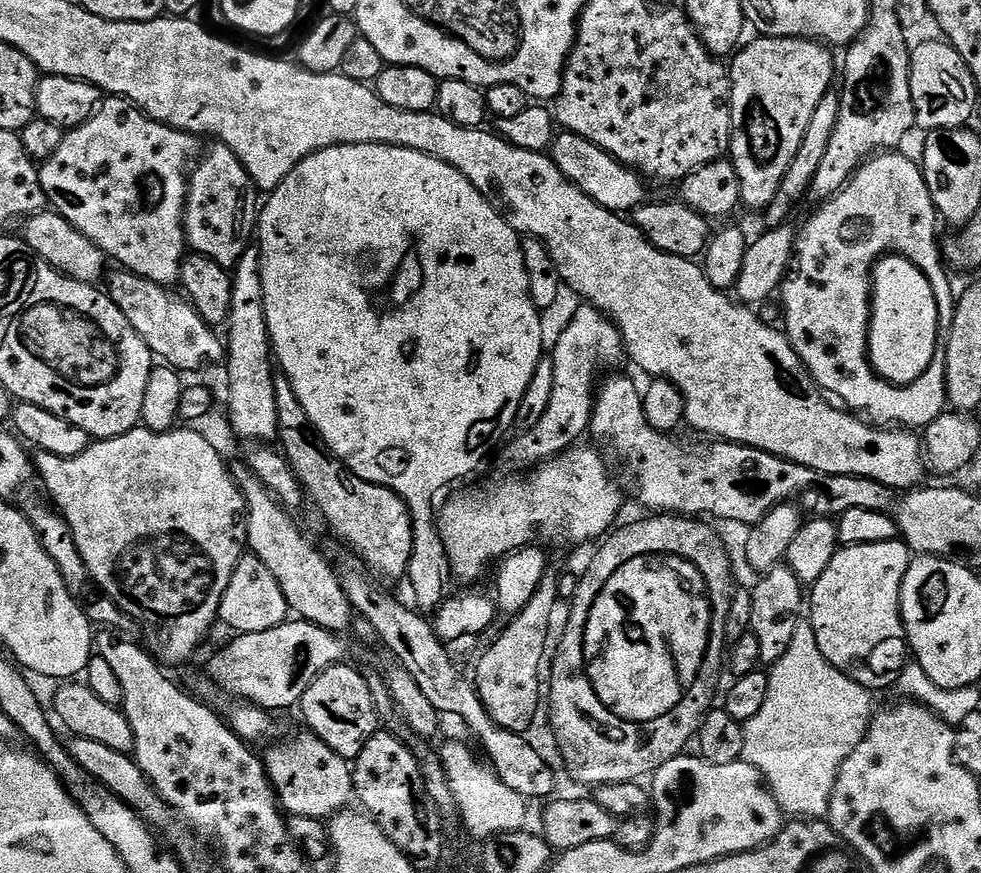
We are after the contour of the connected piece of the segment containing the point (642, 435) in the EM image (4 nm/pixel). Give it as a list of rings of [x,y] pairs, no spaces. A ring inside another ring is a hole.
[[[616,376],[604,389],[602,388],[594,396],[590,436],[597,440],[595,443],[606,453],[607,459],[620,467],[620,472],[624,475],[622,484],[627,495],[636,496],[637,502],[644,508],[652,508],[648,510],[653,513],[679,514],[689,518],[717,516],[720,520],[733,520],[736,524],[753,526],[779,504],[796,501],[805,513],[816,518],[838,518],[846,514],[846,510],[888,512],[893,507],[893,489],[882,486],[870,478],[822,474],[818,470],[810,470],[806,466],[783,460],[774,454],[766,454],[757,448],[747,448],[744,444],[727,442],[691,444],[688,440],[672,440],[676,438],[650,426],[644,413],[641,389],[639,387],[636,389],[634,381],[627,380],[624,376]]]

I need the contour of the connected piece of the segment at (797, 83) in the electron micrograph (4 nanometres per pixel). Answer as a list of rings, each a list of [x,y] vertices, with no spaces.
[[[760,36],[756,38],[753,44],[747,44],[745,43],[730,60],[730,75],[732,77],[732,142],[730,145],[730,159],[734,170],[738,174],[741,205],[745,209],[748,207],[766,210],[770,206],[770,202],[774,202],[774,194],[778,194],[778,186],[782,182],[786,170],[790,170],[790,162],[794,162],[794,154],[798,154],[798,146],[802,146],[802,138],[806,138],[806,126],[810,126],[810,117],[813,116],[814,110],[818,110],[818,102],[822,102],[824,95],[833,87],[832,56],[828,53],[831,51],[823,43],[815,40],[795,40],[794,38],[786,38],[784,40],[781,36]]]

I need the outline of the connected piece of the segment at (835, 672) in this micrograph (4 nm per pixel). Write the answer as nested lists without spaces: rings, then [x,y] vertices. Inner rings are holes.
[[[801,622],[798,630],[794,630],[794,638],[786,654],[782,654],[782,658],[771,665],[768,672],[768,693],[766,702],[762,702],[762,710],[758,710],[758,714],[754,714],[754,718],[744,724],[742,758],[764,775],[774,798],[789,817],[810,820],[827,817],[838,770],[842,762],[850,758],[854,746],[862,742],[872,725],[872,696],[873,693],[852,679],[847,671],[835,668],[824,657],[822,650],[818,650],[816,645],[811,623]]]

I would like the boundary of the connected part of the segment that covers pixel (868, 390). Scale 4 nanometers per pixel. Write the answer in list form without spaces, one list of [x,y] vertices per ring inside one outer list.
[[[885,150],[861,164],[860,169],[848,179],[848,185],[845,186],[836,196],[830,200],[825,200],[819,205],[820,208],[804,225],[799,225],[796,234],[796,250],[794,253],[794,263],[791,265],[790,271],[780,286],[778,293],[779,299],[784,299],[784,324],[783,331],[786,333],[788,341],[792,343],[792,348],[798,354],[798,358],[802,358],[802,362],[808,367],[808,372],[816,379],[817,388],[823,390],[829,397],[835,398],[845,409],[851,410],[853,413],[859,414],[863,419],[871,422],[876,426],[895,426],[900,430],[923,430],[927,428],[930,422],[934,422],[934,418],[938,418],[946,411],[948,404],[948,391],[946,390],[946,343],[940,342],[934,354],[933,361],[930,362],[929,369],[913,384],[896,385],[884,380],[872,368],[872,364],[868,357],[868,330],[871,322],[872,314],[872,270],[880,258],[889,254],[897,256],[905,256],[914,266],[918,267],[922,274],[929,279],[933,285],[937,306],[939,308],[939,333],[946,336],[952,325],[952,318],[955,312],[956,290],[953,290],[951,282],[948,280],[949,269],[946,267],[946,261],[942,255],[942,244],[938,239],[936,241],[936,224],[938,225],[938,217],[936,207],[934,206],[934,198],[930,198],[930,190],[926,186],[926,178],[924,177],[924,169],[919,163],[916,164],[908,156],[903,156],[900,150]]]

